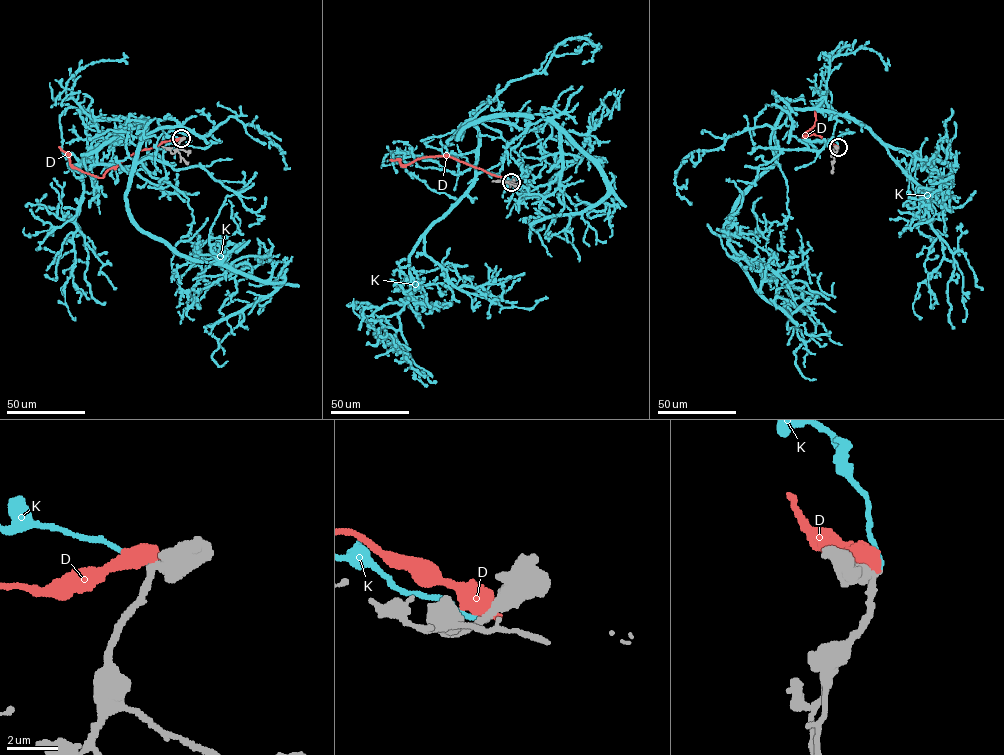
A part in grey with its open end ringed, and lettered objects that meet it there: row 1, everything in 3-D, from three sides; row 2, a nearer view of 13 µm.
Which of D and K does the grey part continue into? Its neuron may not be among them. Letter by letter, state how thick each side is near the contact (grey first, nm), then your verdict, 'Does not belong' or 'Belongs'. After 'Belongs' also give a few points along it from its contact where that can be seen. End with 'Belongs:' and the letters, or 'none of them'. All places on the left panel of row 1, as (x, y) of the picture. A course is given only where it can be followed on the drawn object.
D: Thickness 400 nm (grey) against 650 nm. Does not belong
K: Thickness 280 nm (grey) against 190 nm. Does not belong
Belongs: none of them

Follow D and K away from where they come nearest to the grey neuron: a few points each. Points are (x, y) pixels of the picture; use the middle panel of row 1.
D: (511, 182), (448, 156), (417, 158), (404, 165), (397, 159), (390, 159)
K: (511, 182), (476, 171), (468, 120), (520, 165), (506, 148), (552, 119), (605, 177), (531, 225), (551, 256)

